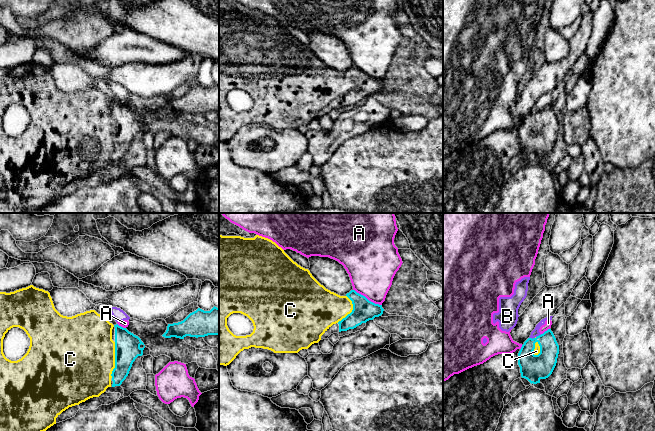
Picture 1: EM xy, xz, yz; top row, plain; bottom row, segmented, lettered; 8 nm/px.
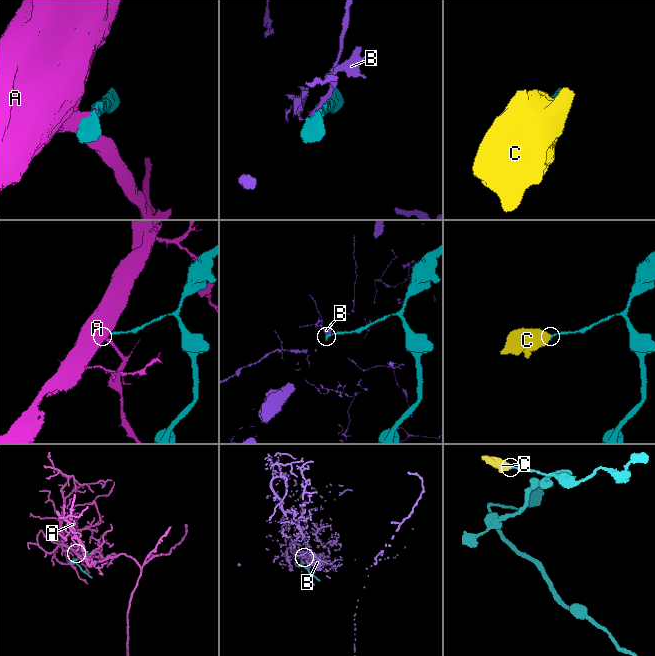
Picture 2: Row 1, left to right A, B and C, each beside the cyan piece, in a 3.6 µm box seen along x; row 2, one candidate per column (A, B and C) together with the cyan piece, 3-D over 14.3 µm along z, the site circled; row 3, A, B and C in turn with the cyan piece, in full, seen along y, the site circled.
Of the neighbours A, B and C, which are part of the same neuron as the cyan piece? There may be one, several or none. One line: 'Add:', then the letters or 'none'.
Add: C

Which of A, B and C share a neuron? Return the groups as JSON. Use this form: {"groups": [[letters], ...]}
{"groups": [["A", "B"], ["C"]]}

